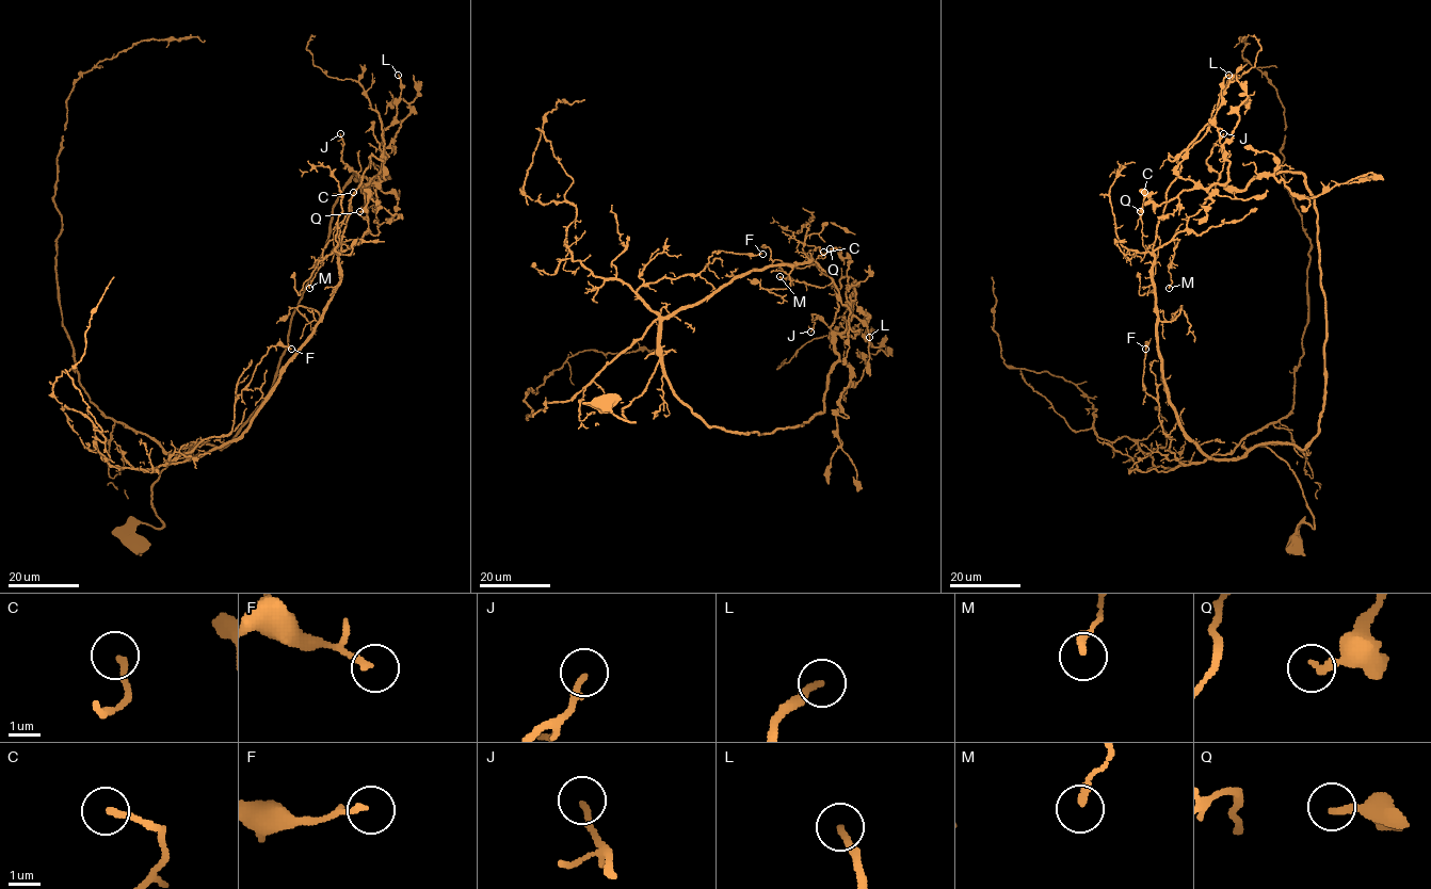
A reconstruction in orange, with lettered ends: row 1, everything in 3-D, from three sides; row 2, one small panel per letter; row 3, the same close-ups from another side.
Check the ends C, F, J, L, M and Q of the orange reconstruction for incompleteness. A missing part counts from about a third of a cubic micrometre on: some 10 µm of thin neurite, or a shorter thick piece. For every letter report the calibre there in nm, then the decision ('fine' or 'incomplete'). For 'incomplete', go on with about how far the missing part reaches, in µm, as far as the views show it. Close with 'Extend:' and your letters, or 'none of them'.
C: calibre 190 nm; fine
F: calibre 170 nm; fine
J: calibre 170 nm; fine
L: calibre 200 nm; fine
M: calibre 190 nm; fine
Q: calibre 240 nm; fine
Extend: none of them

